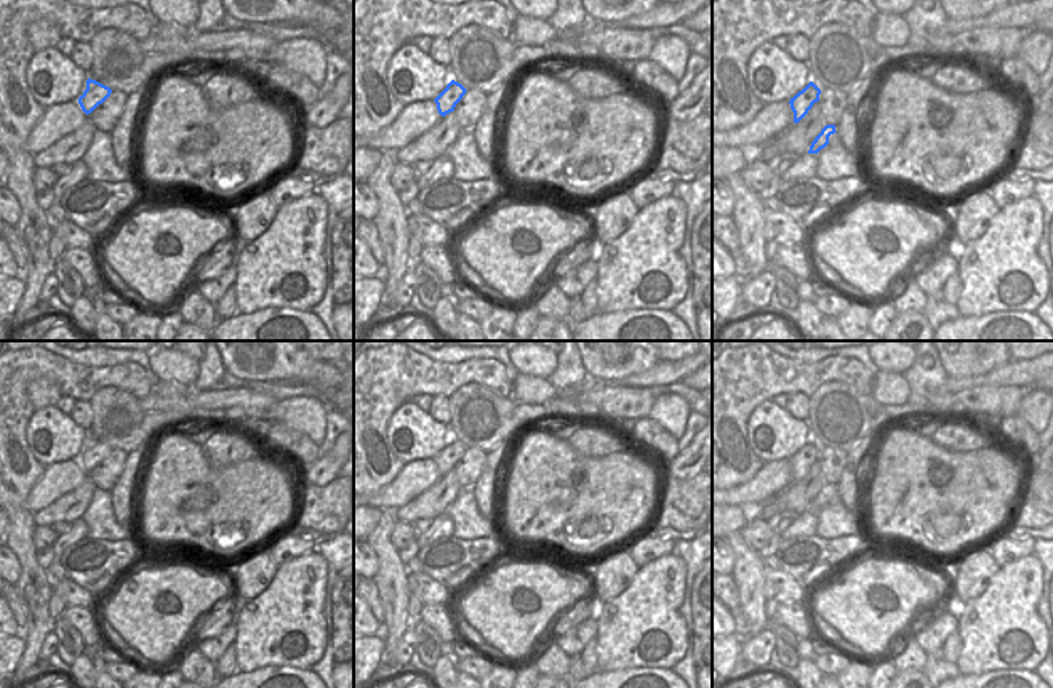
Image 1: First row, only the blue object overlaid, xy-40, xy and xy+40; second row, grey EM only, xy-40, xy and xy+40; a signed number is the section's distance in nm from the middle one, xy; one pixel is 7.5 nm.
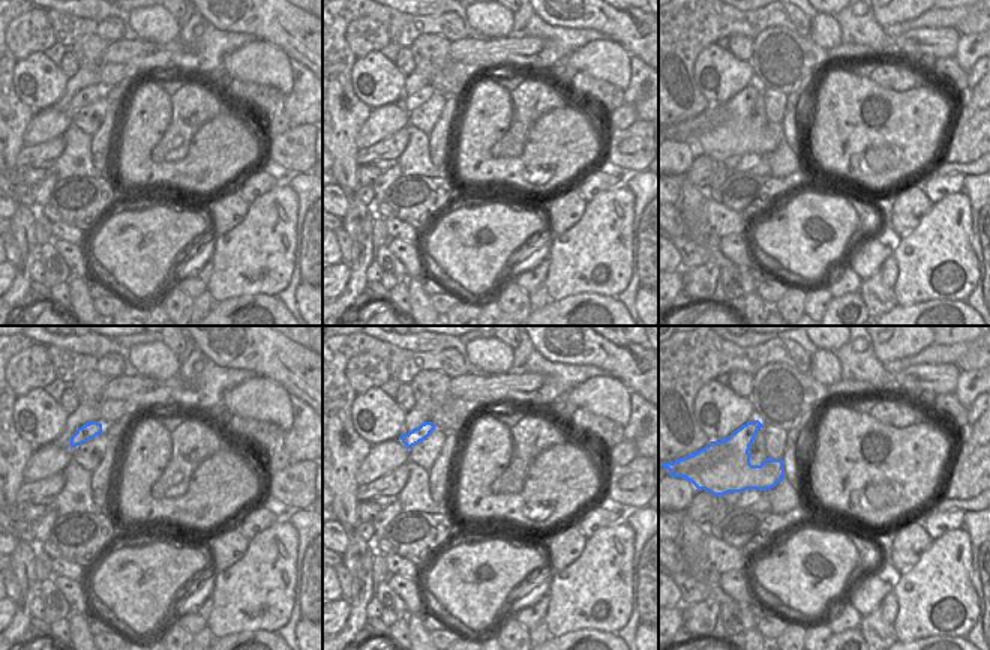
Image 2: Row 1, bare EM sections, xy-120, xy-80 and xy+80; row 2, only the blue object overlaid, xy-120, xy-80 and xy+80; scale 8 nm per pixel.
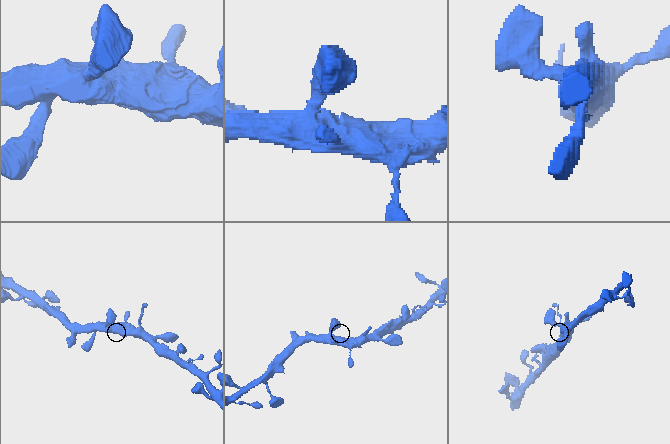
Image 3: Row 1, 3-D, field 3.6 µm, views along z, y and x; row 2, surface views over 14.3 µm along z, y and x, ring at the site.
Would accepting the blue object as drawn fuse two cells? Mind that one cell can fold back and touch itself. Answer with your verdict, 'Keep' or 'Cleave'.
Keep.

